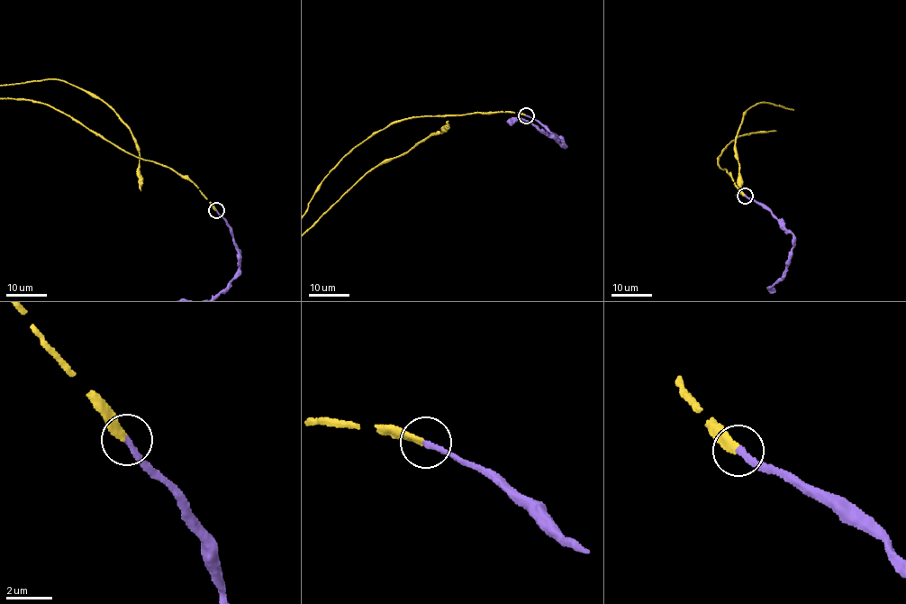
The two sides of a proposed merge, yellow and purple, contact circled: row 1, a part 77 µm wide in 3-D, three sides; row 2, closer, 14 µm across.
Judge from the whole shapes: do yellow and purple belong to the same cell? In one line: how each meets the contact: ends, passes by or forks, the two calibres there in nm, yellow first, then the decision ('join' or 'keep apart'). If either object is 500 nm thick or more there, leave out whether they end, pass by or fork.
yellow ends there; purple ends there; 340 nm thick on the yellow side, 280 nm on the other; join

